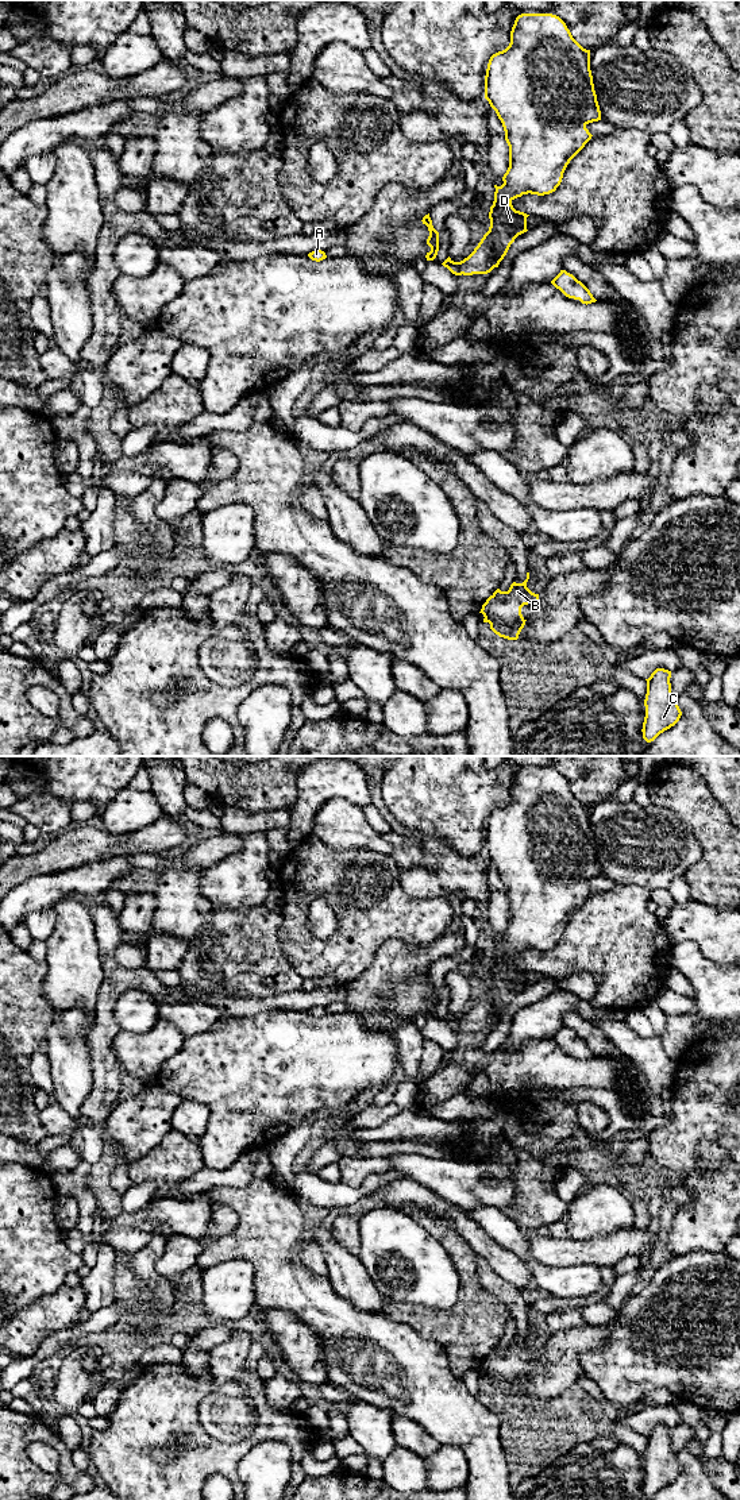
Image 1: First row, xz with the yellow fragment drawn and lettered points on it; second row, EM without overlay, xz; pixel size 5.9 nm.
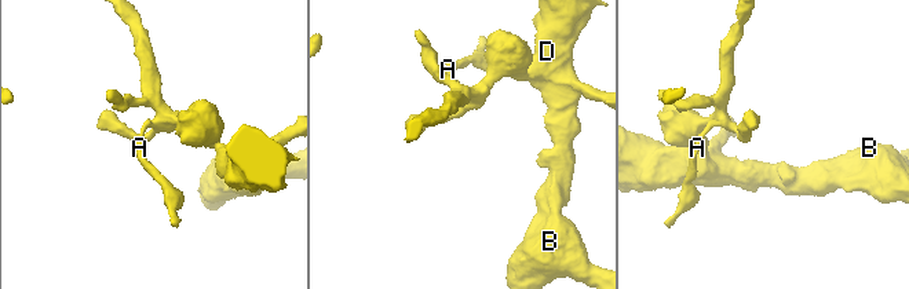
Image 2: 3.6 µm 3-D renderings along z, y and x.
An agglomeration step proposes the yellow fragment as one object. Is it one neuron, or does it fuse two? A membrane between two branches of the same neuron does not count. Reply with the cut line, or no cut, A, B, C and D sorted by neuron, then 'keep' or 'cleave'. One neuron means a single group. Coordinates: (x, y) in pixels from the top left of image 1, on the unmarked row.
cut none; groups A B C D; keep

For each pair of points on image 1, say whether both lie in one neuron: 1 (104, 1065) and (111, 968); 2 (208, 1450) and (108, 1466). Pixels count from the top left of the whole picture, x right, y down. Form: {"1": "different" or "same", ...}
{"1": "same", "2": "same"}

